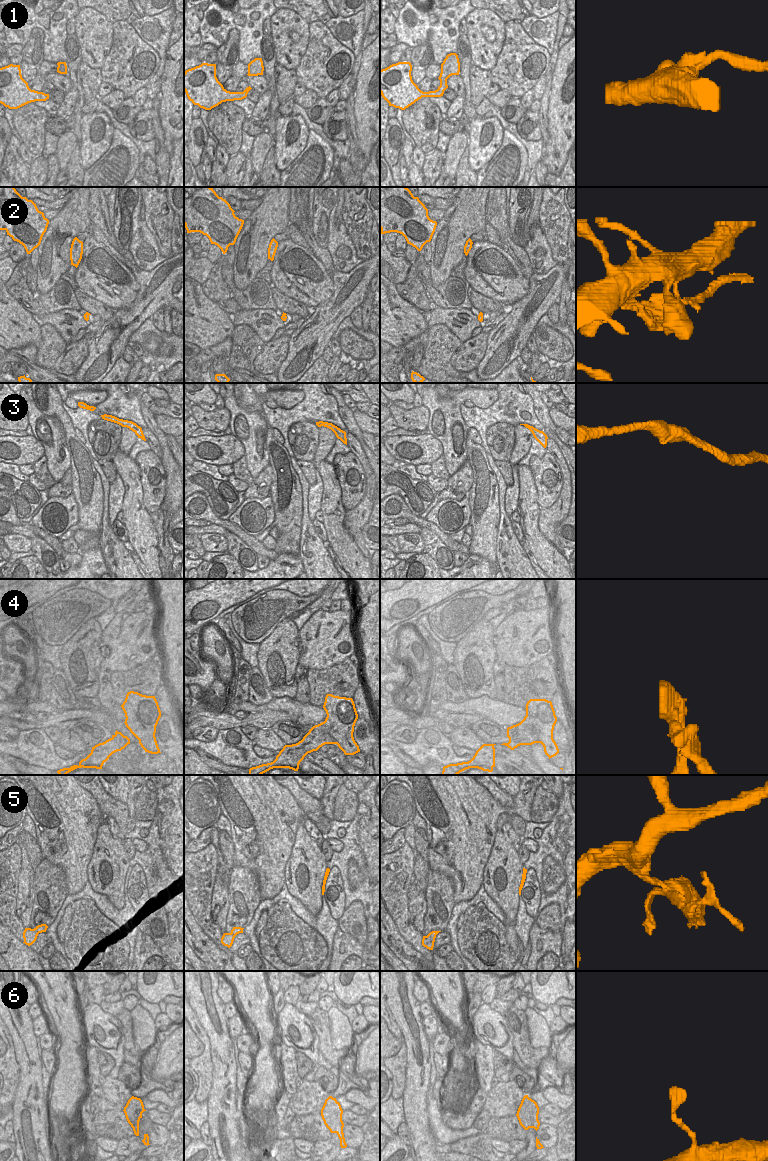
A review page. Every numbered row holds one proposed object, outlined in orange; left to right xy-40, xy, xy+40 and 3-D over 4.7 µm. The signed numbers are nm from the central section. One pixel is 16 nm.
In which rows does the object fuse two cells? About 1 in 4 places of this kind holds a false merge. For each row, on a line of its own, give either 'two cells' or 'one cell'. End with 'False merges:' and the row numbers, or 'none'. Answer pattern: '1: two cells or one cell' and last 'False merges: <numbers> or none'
1: one cell
2: two cells
3: one cell
4: two cells
5: two cells
6: one cell
False merges: 2, 4, 5

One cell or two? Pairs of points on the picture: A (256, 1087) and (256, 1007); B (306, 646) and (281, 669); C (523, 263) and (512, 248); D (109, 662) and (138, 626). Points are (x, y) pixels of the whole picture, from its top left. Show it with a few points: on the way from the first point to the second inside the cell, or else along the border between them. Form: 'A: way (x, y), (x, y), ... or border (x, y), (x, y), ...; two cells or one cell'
A: way (263, 1067), (263, 1027); one cell
B: border (297, 631), (298, 663); two cells
C: way (521, 259), (516, 252); one cell
D: way (118, 653), (132, 639), (133, 635); one cell

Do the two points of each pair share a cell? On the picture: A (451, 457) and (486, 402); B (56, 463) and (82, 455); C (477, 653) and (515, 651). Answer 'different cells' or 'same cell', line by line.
A: same cell
B: different cells
C: different cells

